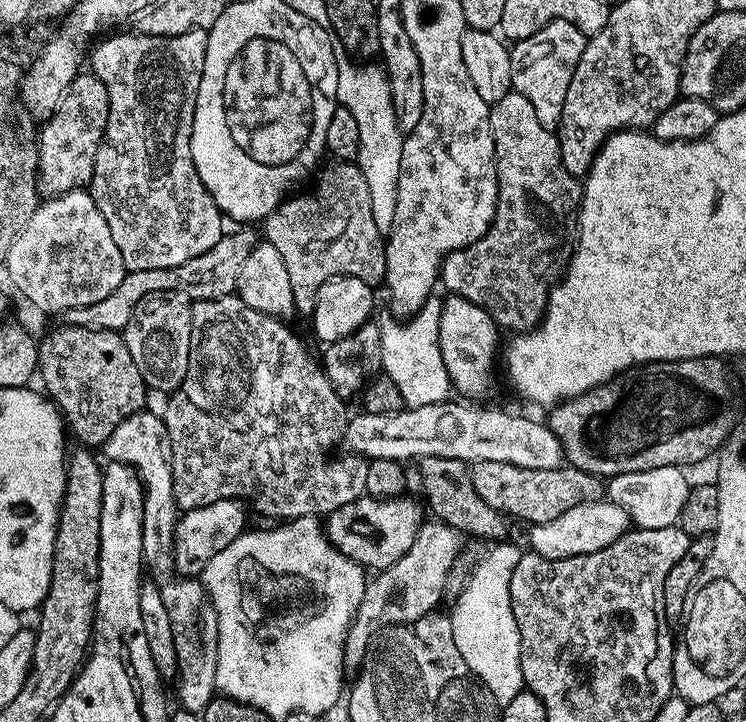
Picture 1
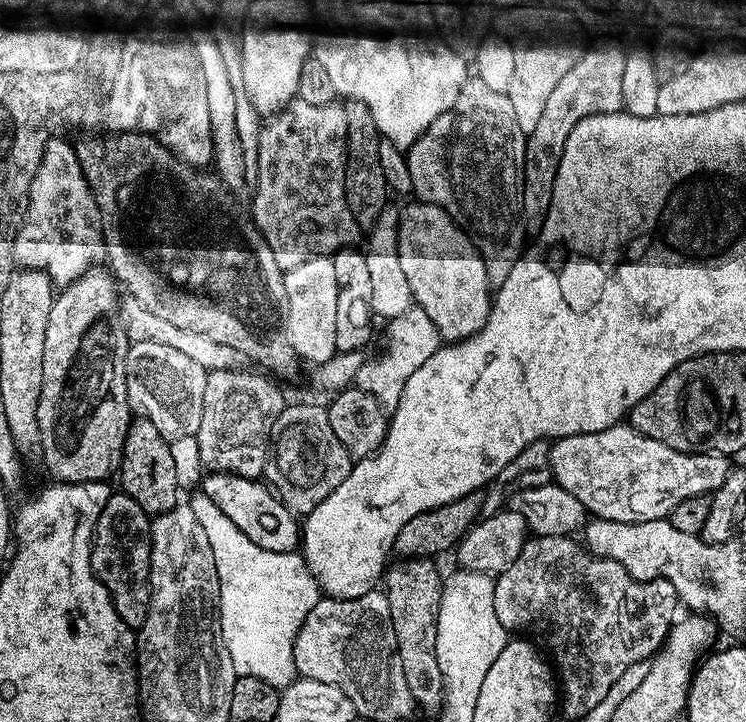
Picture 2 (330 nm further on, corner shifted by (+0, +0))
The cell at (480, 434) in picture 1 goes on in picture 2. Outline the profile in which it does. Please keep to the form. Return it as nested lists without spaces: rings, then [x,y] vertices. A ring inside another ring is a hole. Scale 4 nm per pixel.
[[[628,422],[618,423],[613,428],[606,430],[598,430],[598,434],[578,434],[555,441],[548,449],[548,464],[552,467],[553,481],[558,486],[562,486],[562,490],[570,490],[570,494],[574,494],[574,498],[578,498],[578,502],[582,502],[585,513],[602,520],[613,520],[619,524],[641,524],[642,522],[671,517],[674,506],[678,506],[678,502],[686,502],[686,498],[691,496],[706,496],[715,492],[718,486],[722,486],[722,482],[726,482],[726,474],[730,470],[730,460],[727,456],[719,456],[716,452],[670,450],[670,446],[662,446],[662,442],[654,442],[654,438],[646,438],[641,432],[634,430],[631,423]]]

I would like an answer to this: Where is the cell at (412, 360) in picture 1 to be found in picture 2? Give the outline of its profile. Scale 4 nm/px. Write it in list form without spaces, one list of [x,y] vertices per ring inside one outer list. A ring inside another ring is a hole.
[[[415,306],[405,314],[396,316],[388,328],[390,328],[390,342],[380,356],[365,361],[359,368],[354,384],[380,401],[385,411],[391,412],[397,408],[407,379],[441,347],[442,341],[434,322],[427,317],[424,310]]]

